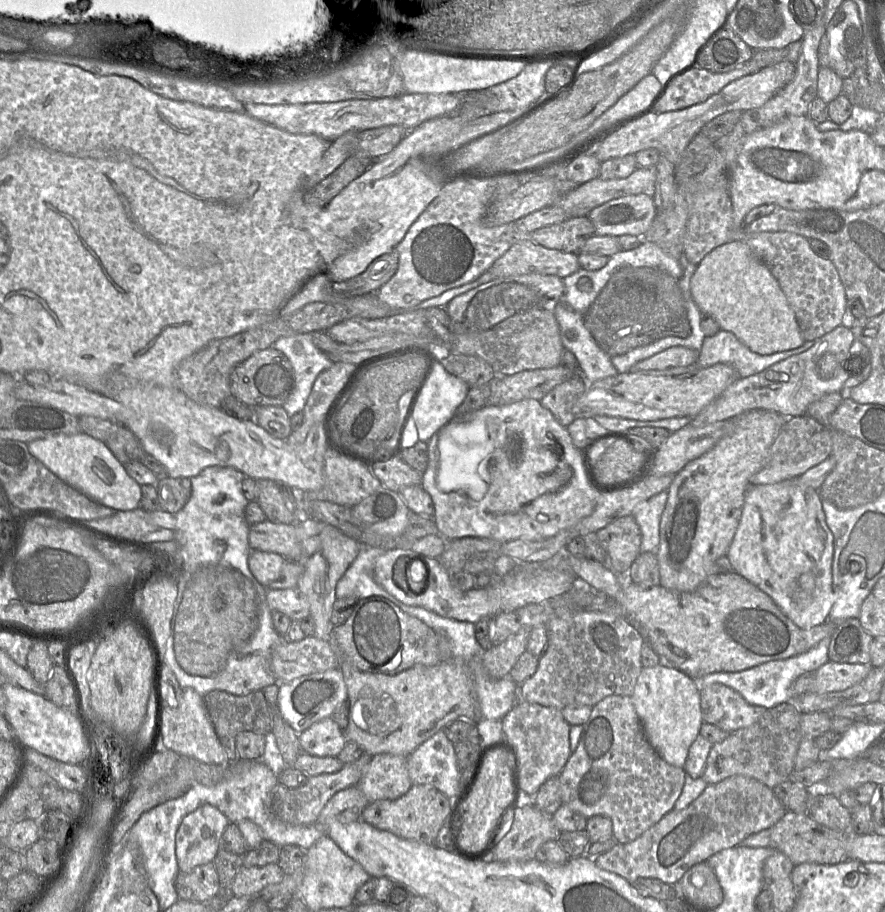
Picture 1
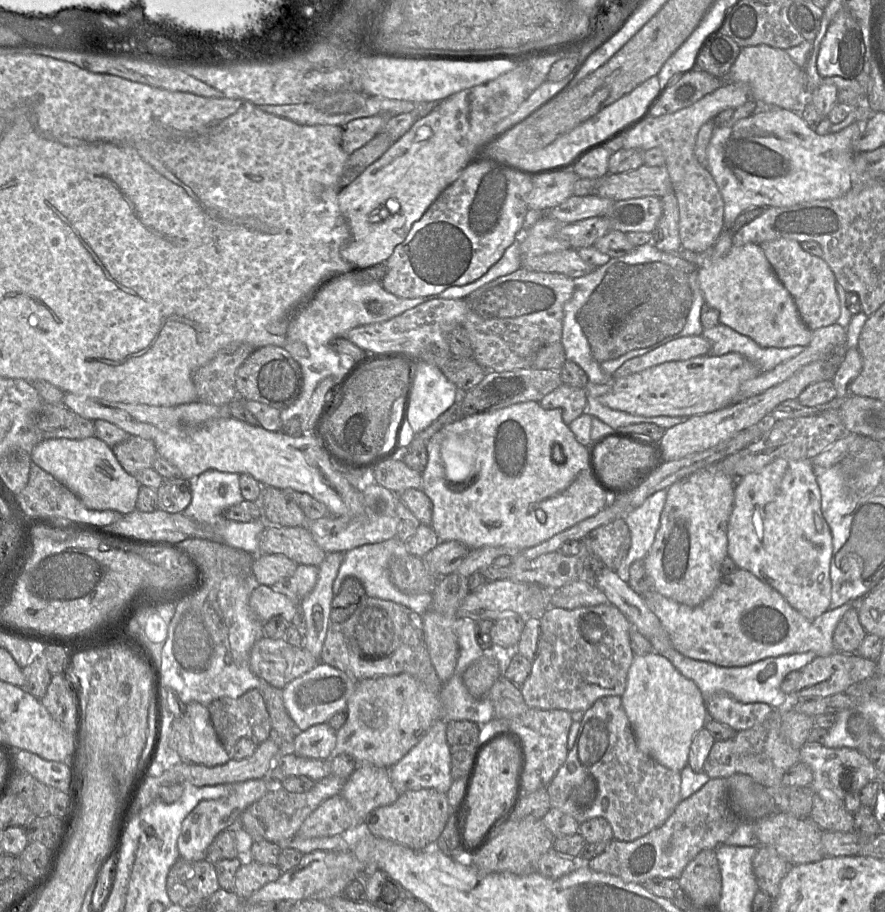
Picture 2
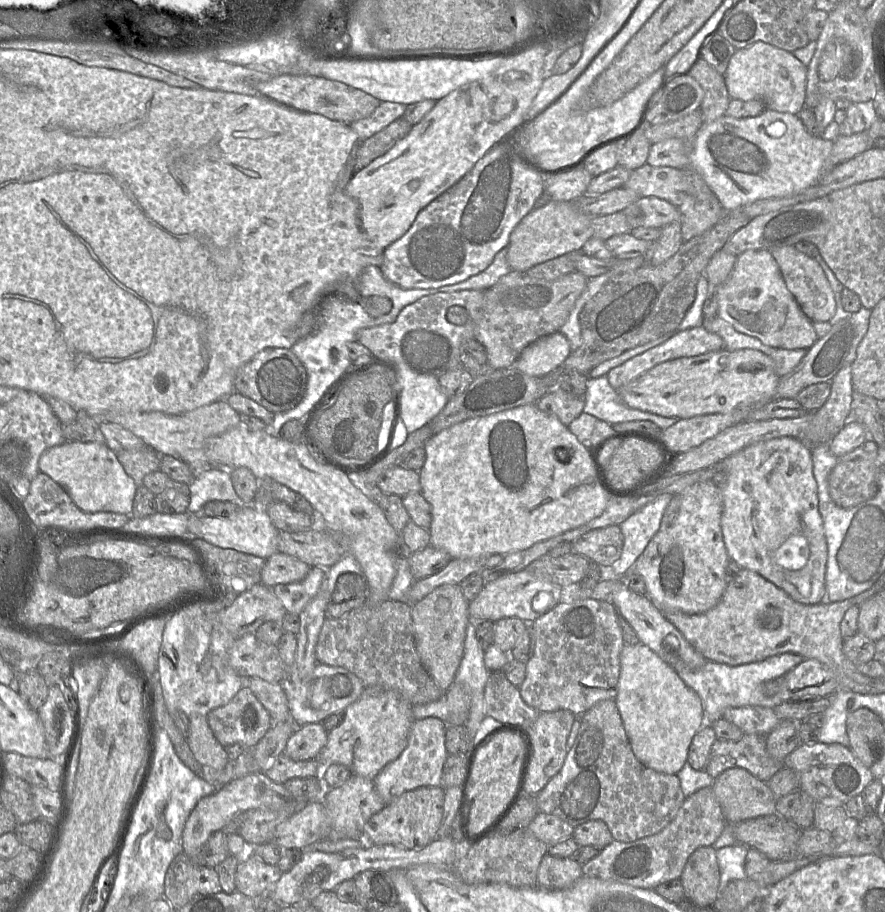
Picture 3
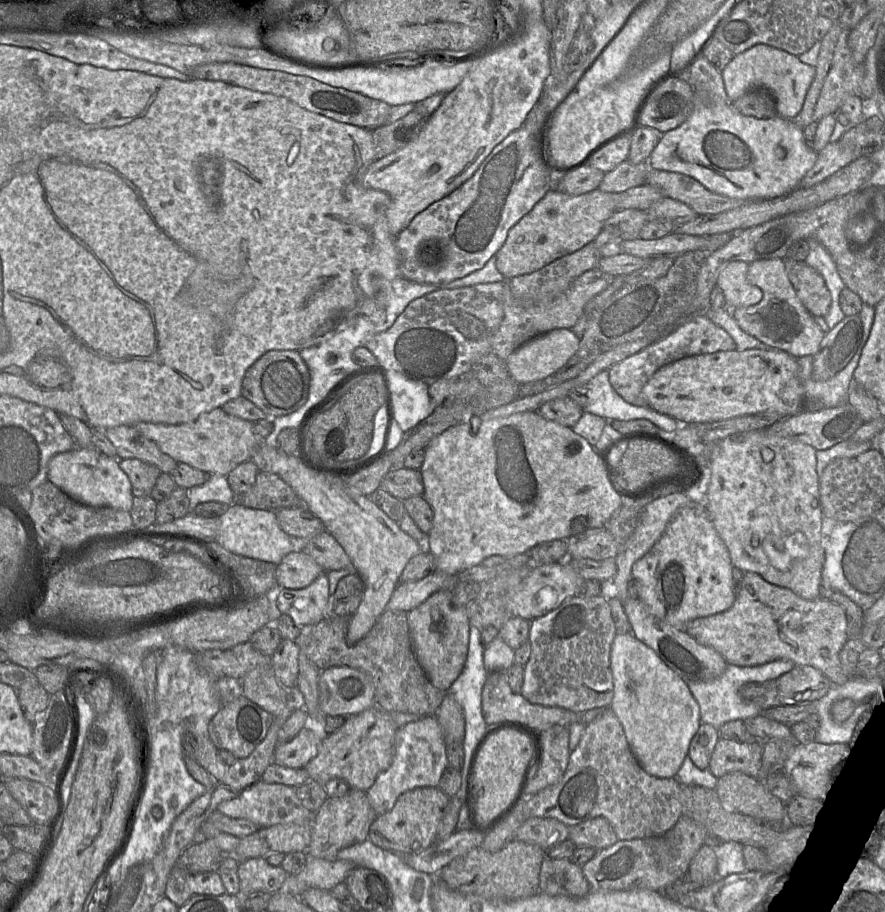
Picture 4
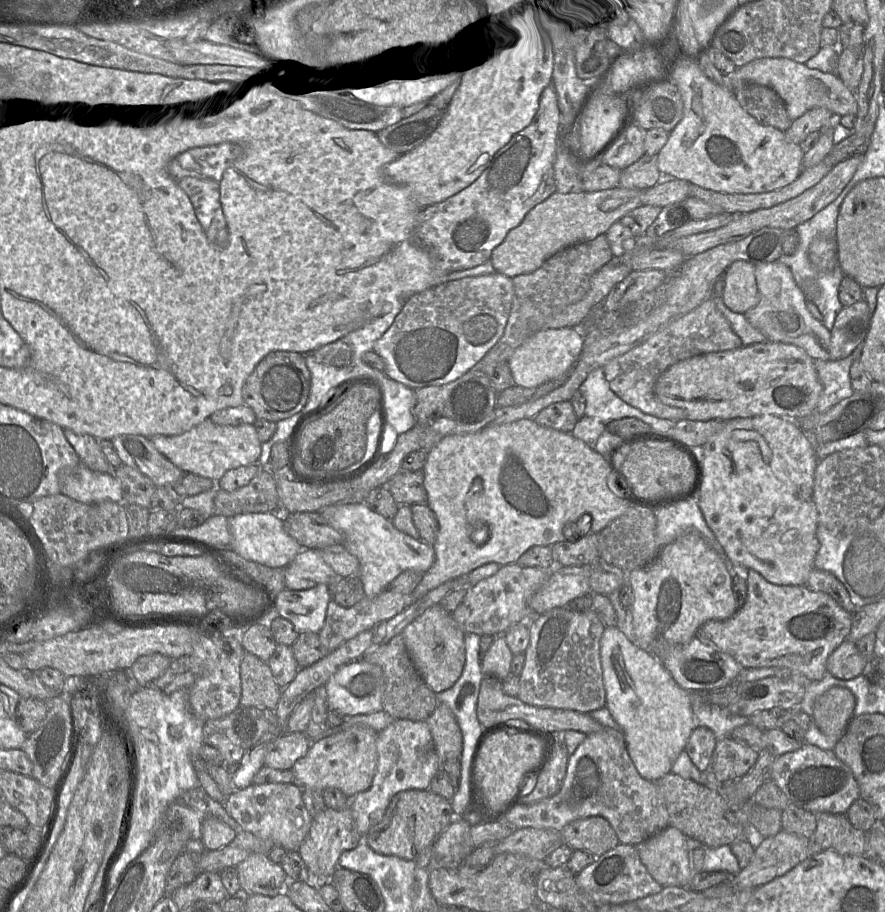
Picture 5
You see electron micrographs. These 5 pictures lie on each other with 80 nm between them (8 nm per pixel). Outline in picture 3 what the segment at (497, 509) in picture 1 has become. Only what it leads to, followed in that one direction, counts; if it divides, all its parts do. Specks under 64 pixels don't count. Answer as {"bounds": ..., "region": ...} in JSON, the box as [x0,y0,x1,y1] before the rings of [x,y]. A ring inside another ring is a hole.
{"bounds":[419,403,615,559],"region":[[[536,403],[460,422],[433,435],[424,443],[423,447],[426,461],[419,474],[421,493],[432,508],[432,522],[429,528],[430,546],[446,551],[452,559],[485,557],[492,554],[507,555],[511,552],[528,549],[538,542],[580,527],[600,516],[609,501],[615,498],[601,480],[593,456],[593,448],[583,446],[567,426],[563,425],[557,417],[541,411]]]}

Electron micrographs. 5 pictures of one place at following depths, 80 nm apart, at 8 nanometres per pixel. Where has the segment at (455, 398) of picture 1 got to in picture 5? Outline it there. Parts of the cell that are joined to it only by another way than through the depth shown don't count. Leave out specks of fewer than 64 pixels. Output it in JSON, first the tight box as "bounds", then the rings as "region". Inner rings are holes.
{"bounds":[371,375,416,435],"region":[[[386,375],[378,383],[371,383],[381,388],[381,413],[384,428],[391,426],[400,435],[416,425],[413,414],[415,406],[415,390],[390,379]]]}

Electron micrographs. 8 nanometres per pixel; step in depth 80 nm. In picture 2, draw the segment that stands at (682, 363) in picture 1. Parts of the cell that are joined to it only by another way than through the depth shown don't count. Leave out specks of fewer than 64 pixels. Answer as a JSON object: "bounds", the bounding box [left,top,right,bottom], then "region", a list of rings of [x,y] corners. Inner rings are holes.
{"bounds":[612,335,710,379],"region":[[[702,335],[679,337],[647,354],[625,362],[612,375],[613,379],[627,377],[653,366],[671,361],[684,361],[709,354],[710,342]]]}

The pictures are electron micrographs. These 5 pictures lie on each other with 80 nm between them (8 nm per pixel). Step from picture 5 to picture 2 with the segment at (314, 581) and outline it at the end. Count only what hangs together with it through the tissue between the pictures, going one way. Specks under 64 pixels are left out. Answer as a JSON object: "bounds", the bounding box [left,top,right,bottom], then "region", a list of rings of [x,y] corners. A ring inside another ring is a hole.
{"bounds":[252,554,298,586],"region":[[[260,554],[252,564],[252,574],[260,585],[272,586],[294,574],[298,564],[283,554]]]}

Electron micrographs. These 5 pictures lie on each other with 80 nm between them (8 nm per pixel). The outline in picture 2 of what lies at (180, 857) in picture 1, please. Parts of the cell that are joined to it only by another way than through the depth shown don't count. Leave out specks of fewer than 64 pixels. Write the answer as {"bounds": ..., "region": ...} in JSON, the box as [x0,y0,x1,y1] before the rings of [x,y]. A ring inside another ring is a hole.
{"bounds":[177,778,274,861],"region":[[[269,778],[250,779],[233,784],[230,794],[225,798],[202,800],[182,822],[177,847],[179,857],[188,861],[206,859],[207,850],[214,838],[224,829],[234,828],[243,810],[260,800],[274,785]]]}

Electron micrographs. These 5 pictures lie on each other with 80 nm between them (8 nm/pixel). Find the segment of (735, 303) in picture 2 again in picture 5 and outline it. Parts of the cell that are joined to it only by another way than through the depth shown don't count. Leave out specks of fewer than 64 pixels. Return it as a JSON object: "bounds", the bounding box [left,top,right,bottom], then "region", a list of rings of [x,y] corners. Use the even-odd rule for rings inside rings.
{"bounds":[744,260,831,361],"region":[[[778,260],[760,263],[754,266],[754,275],[760,300],[744,313],[748,322],[768,341],[792,344],[802,348],[813,359],[828,361],[831,332],[808,310],[805,294],[795,282],[790,268]]]}

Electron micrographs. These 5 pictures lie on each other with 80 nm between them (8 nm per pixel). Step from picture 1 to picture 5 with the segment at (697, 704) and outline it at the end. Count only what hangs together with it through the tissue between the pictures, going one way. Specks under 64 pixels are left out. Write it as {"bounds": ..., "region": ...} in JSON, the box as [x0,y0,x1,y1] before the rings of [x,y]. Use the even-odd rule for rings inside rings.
{"bounds":[600,626,697,781],"region":[[[606,626],[600,640],[600,656],[606,706],[625,737],[627,751],[638,773],[649,781],[656,781],[672,772],[679,755],[697,727],[691,694],[681,688],[670,672],[650,653],[629,640],[617,627]]]}

